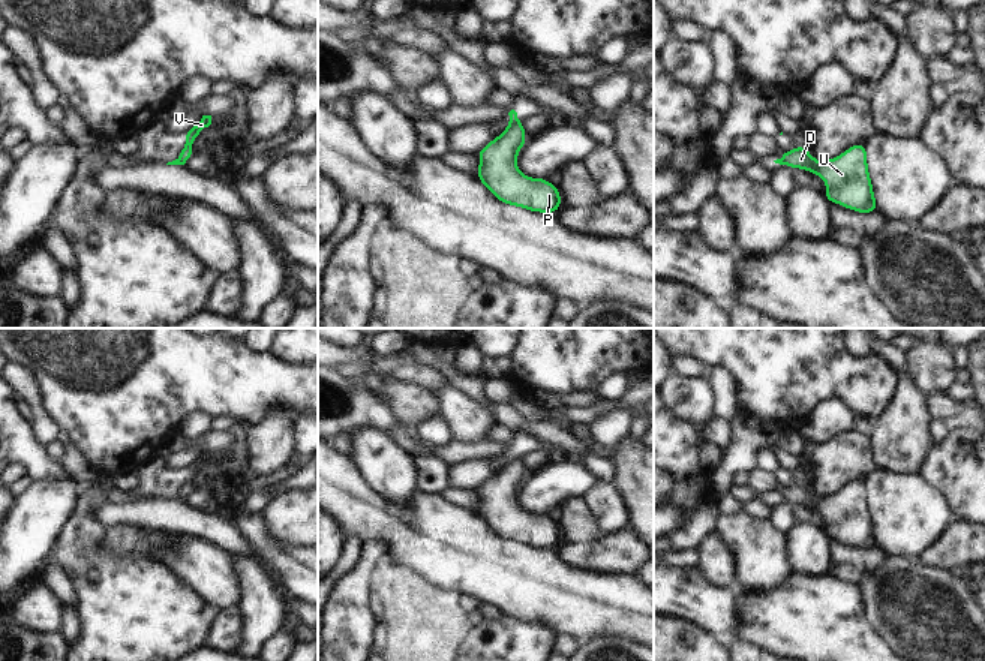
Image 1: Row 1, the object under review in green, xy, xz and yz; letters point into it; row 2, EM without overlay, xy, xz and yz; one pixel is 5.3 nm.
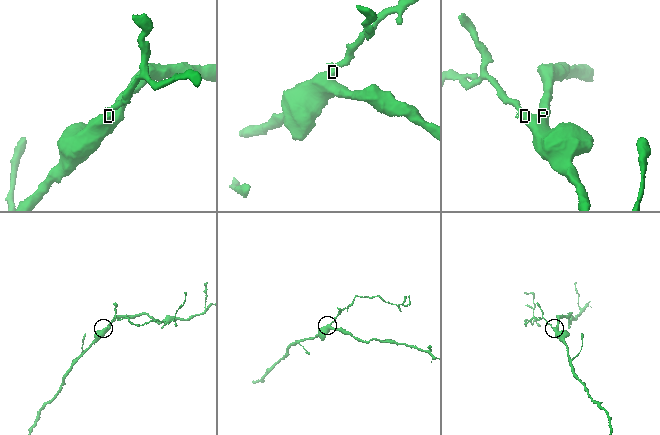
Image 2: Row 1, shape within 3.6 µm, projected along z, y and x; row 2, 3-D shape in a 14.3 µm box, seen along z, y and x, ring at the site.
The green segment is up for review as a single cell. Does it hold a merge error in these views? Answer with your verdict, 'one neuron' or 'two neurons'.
two neurons

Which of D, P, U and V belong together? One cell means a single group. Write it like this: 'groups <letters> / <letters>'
groups D P U / V

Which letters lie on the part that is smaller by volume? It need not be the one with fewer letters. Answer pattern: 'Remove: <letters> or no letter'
Remove: V

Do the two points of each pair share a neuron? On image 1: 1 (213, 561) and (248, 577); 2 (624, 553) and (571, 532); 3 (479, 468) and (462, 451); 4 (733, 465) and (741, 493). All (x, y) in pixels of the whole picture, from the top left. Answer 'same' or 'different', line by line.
1: different
2: different
3: different
4: different

